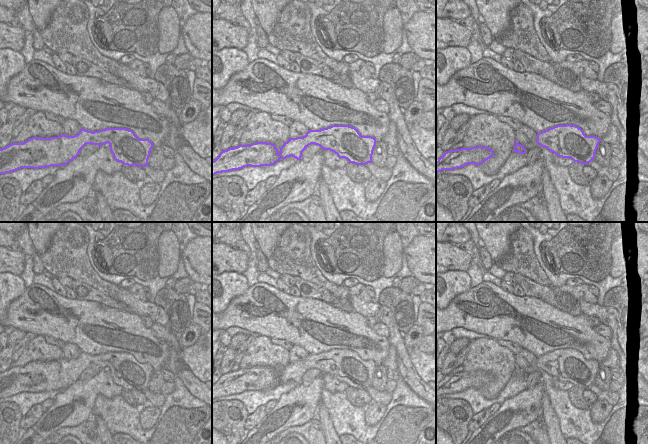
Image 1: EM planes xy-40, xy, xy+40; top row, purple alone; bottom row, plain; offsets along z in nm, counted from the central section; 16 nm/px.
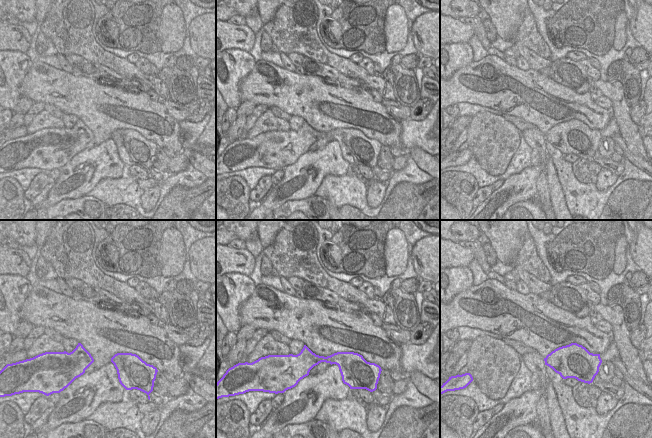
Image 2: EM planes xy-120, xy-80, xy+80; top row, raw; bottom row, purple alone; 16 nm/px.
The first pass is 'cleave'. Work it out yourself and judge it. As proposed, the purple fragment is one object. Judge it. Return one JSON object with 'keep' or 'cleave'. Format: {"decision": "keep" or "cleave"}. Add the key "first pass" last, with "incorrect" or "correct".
{"decision": "cleave", "first pass": "correct"}

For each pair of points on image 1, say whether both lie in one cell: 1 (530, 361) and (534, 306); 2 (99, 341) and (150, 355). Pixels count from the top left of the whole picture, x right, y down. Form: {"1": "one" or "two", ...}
{"1": "two", "2": "one"}

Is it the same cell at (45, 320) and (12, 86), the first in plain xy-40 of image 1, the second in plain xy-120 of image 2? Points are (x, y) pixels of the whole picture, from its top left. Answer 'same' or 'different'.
different

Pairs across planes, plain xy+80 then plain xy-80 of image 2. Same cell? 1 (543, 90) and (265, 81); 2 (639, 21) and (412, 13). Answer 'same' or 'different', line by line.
1: same
2: different

